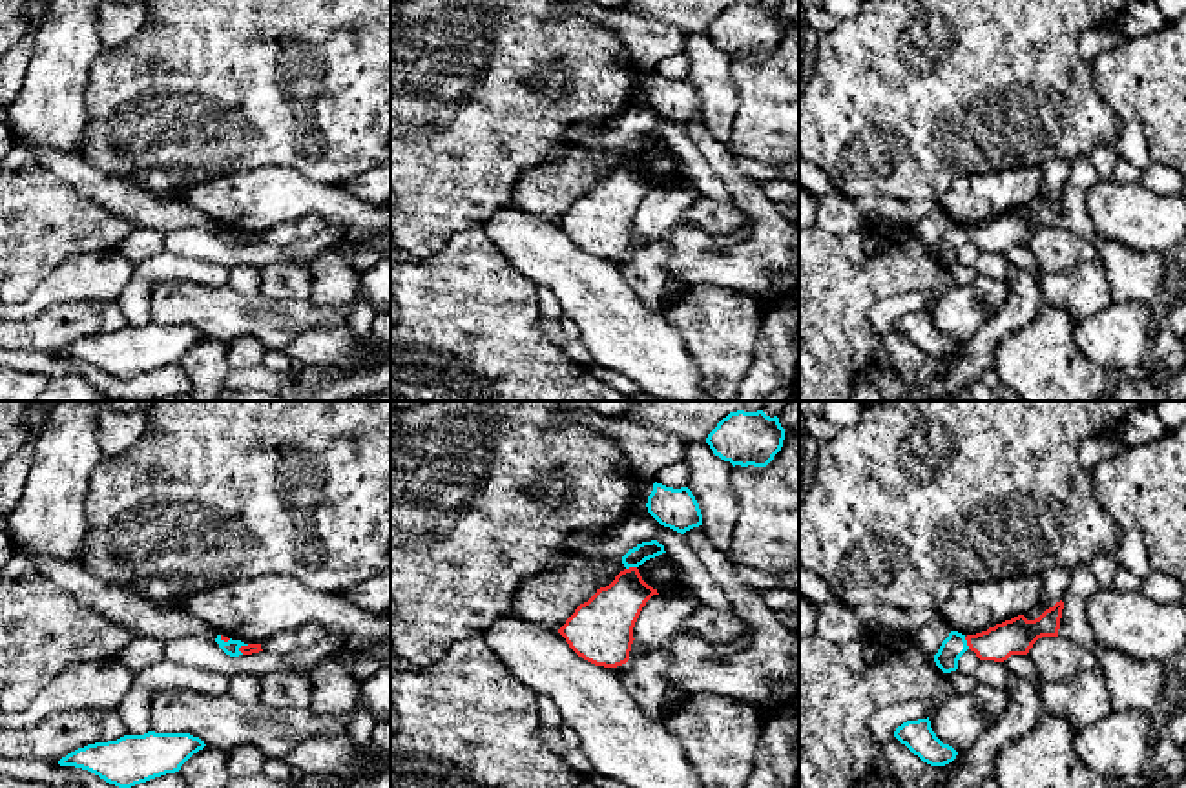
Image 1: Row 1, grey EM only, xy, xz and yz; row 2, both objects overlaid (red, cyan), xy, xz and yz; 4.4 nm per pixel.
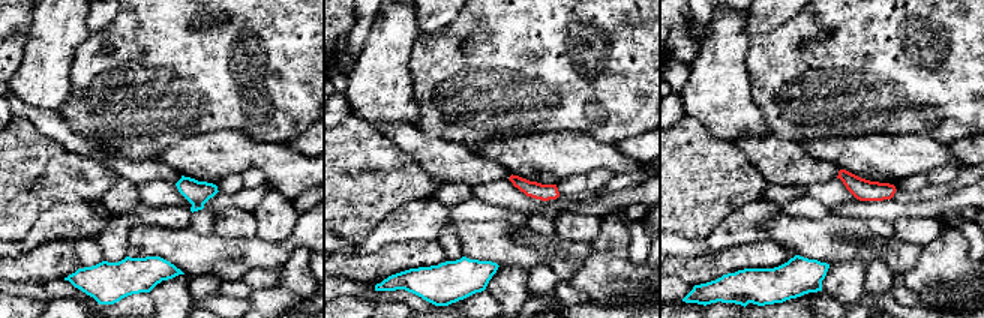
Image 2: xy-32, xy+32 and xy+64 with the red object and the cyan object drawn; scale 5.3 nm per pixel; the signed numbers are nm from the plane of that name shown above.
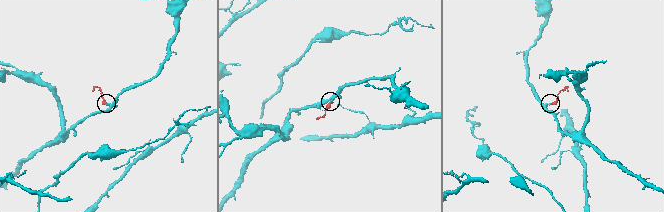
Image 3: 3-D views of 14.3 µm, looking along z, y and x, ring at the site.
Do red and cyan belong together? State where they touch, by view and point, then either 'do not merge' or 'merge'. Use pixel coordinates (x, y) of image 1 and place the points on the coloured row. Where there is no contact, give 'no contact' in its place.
yz (967, 642) | do not merge

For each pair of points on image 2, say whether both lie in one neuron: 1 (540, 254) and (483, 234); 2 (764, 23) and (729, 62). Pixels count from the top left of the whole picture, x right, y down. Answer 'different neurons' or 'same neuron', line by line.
1: same neuron
2: different neurons

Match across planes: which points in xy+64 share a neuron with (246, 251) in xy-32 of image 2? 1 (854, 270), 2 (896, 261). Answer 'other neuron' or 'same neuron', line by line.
1: other neuron
2: same neuron

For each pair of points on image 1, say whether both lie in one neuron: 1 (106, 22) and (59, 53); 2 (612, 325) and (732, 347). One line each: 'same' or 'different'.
1: different
2: different

